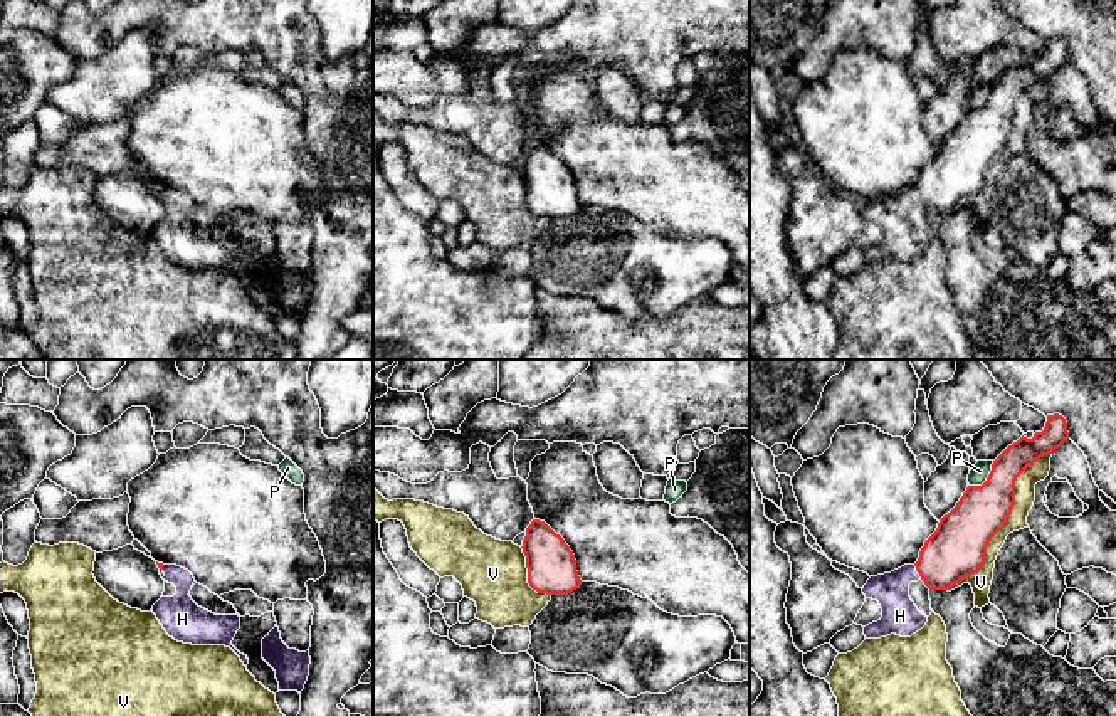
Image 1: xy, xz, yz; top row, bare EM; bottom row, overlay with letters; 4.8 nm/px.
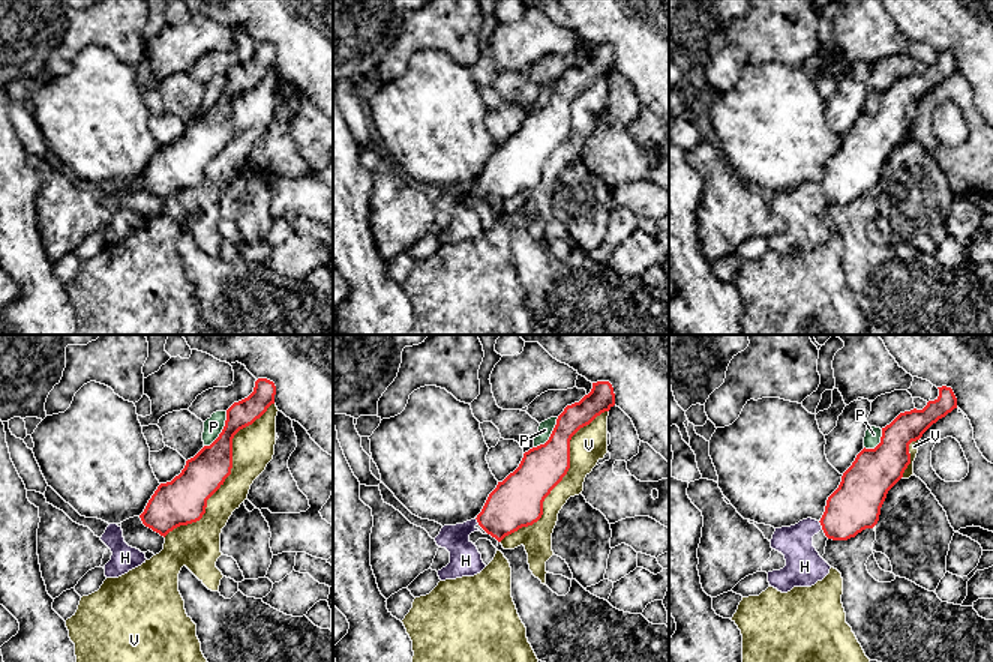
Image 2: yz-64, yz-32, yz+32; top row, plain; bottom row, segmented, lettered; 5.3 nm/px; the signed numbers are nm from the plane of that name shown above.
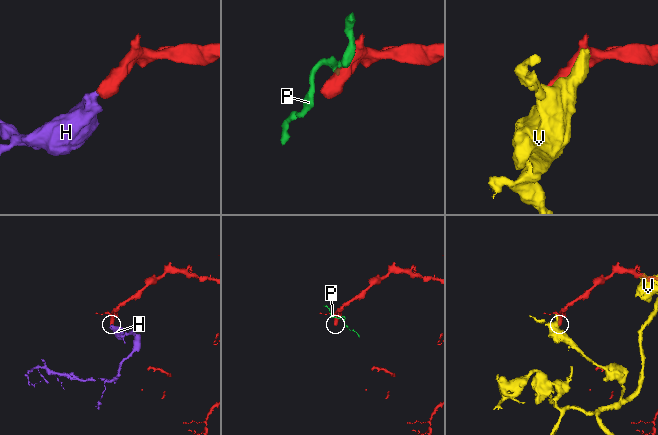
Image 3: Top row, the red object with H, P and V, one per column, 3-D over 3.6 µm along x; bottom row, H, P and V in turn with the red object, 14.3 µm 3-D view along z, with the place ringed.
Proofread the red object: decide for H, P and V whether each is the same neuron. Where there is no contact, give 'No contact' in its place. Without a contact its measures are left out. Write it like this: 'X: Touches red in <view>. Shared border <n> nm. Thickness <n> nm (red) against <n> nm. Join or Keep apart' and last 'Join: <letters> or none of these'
H: Touches red in yz. Shared border 80 nm. Thickness 280 nm (red) against 180 nm. Join
P: Touches red in yz. Shared border 170 nm. Thickness 240 nm (red) against 90 nm. Keep apart
V: Touches red in yz. Shared border 850 nm. Thickness 260 nm (red) against 100 nm. Keep apart
Join: H

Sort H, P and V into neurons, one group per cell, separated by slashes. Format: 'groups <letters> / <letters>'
groups H / P / V

